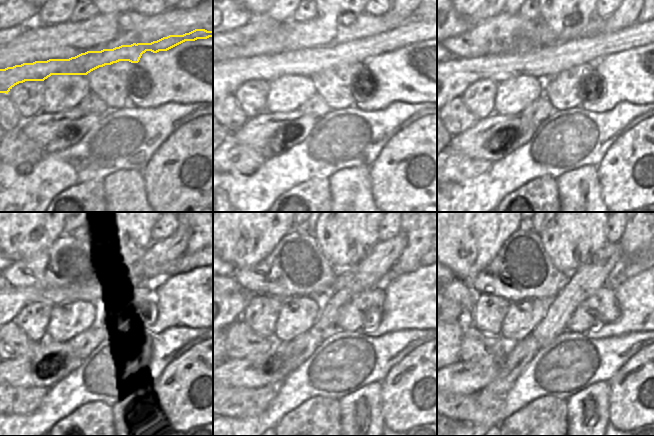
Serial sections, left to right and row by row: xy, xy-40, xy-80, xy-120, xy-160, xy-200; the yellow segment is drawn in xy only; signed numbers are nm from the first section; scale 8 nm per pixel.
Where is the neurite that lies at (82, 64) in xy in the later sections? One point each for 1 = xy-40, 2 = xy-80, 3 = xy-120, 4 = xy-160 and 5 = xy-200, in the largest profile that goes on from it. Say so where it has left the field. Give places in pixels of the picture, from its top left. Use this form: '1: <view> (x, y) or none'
1: xy-40 (308, 62)
2: xy-80 (546, 61)
3: xy-120 (9, 301)
4: xy-160 (233, 305)
5: xy-200 (457, 313)

